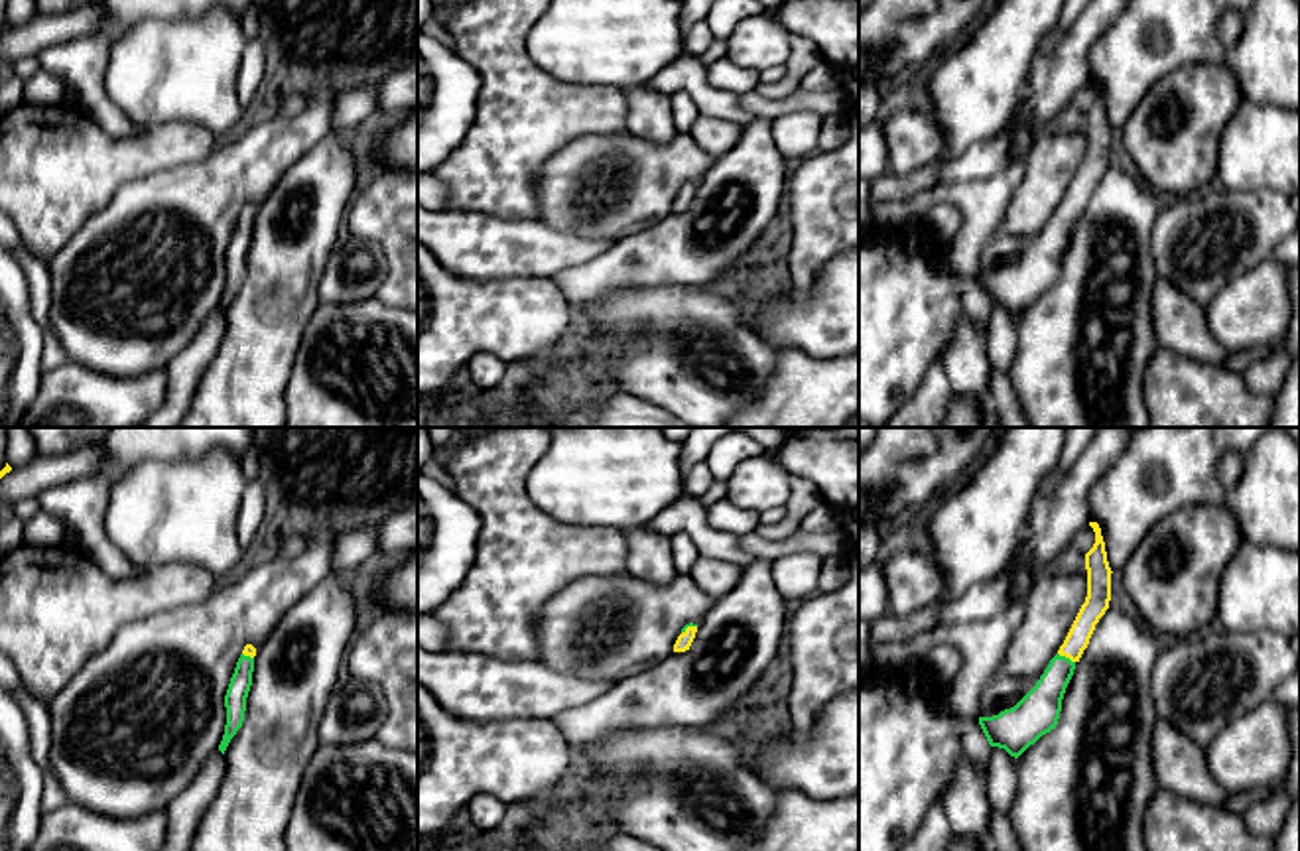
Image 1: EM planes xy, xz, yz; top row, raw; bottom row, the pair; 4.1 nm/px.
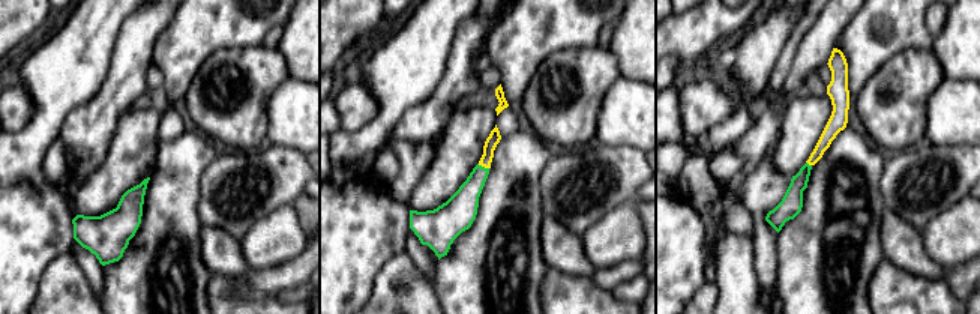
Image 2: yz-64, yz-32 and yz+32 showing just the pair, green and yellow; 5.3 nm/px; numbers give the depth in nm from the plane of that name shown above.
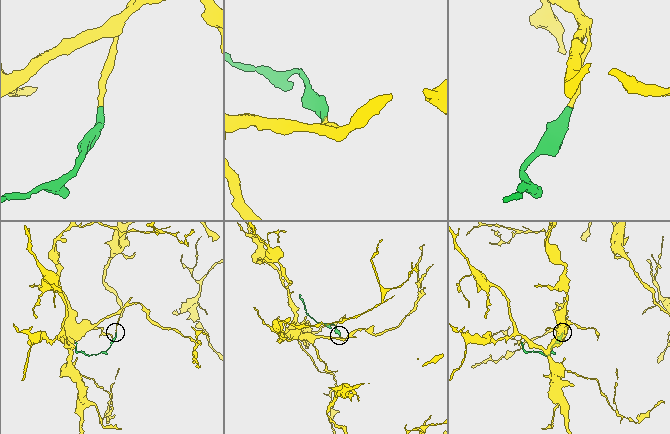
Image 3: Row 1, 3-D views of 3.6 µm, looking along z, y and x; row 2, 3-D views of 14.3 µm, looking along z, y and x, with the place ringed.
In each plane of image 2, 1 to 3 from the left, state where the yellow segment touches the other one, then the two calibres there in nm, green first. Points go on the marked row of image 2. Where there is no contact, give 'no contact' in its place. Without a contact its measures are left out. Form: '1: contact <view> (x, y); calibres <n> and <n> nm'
1: no contact
2: contact yz-32 (483, 167); calibres 170 and 70 nm
3: contact yz+32 (808, 164); calibres 120 and 90 nm

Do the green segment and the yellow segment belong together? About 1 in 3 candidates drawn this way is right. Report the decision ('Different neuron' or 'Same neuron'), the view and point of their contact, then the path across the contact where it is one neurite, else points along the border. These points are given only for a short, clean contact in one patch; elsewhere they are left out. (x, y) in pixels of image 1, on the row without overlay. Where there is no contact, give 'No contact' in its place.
Same neuron. Touches green at yz (1064, 215). Path across: yz (1039, 270), (1064, 215), (1096, 164)

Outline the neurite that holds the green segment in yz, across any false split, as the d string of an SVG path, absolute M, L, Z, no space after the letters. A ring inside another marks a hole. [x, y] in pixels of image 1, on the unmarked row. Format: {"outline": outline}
{"outline": "M1089 81L1095 91L1095 102L1085 112L1087 156L1081 164L1064 203L1050 219L1036 244L1010 268L993 276L979 276L979 284L991 305L1005 307L1018 317L1042 294L1056 288L1066 246L1073 234L1095 183L1109 167L1111 126L1105 100L1097 81Z"}

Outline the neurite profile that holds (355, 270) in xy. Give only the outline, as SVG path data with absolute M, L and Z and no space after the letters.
M349 238L337 244L323 268L319 303L347 303L374 297L386 278L386 256L372 240Z

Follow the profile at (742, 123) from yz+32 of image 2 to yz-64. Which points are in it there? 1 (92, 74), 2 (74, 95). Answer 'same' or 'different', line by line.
1: different
2: different

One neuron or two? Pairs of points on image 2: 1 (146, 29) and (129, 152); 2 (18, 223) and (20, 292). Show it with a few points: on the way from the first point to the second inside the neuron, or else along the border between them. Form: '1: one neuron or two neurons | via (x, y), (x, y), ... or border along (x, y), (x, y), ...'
1: two neurons | border along (131, 107), (120, 116), (111, 138)
2: one neuron | via (18, 239), (18, 275)

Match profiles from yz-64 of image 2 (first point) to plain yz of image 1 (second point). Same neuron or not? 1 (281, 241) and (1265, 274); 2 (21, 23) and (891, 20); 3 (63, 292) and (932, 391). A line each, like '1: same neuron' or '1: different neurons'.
1: same neuron
2: same neuron
3: same neuron

